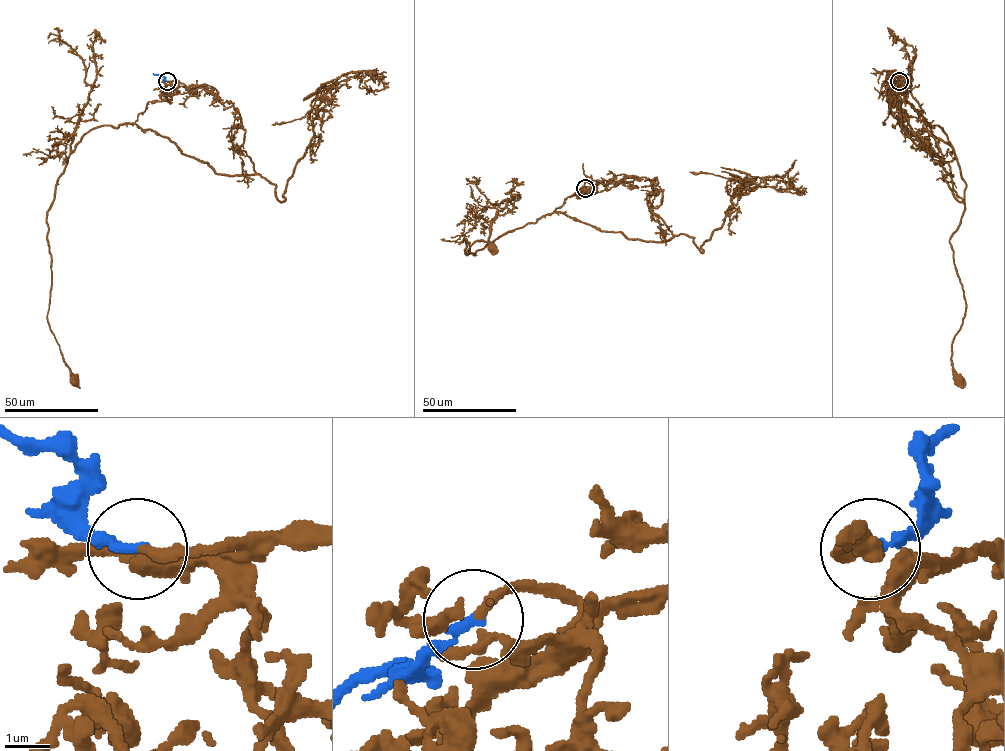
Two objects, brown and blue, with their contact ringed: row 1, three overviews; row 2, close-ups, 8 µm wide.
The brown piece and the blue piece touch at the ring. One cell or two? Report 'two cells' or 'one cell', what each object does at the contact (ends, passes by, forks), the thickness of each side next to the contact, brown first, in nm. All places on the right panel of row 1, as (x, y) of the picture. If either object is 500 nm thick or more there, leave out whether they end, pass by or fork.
one cell; brown ends there; blue ends there; 200 nm thick on the brown side, 220 nm on the other

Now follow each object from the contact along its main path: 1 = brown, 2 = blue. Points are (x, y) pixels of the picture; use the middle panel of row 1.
1: (585, 188), (588, 197), (576, 192), (474, 255), (464, 250), (466, 238), (466, 254), (476, 241), (491, 248)
2: (585, 188), (571, 196)

